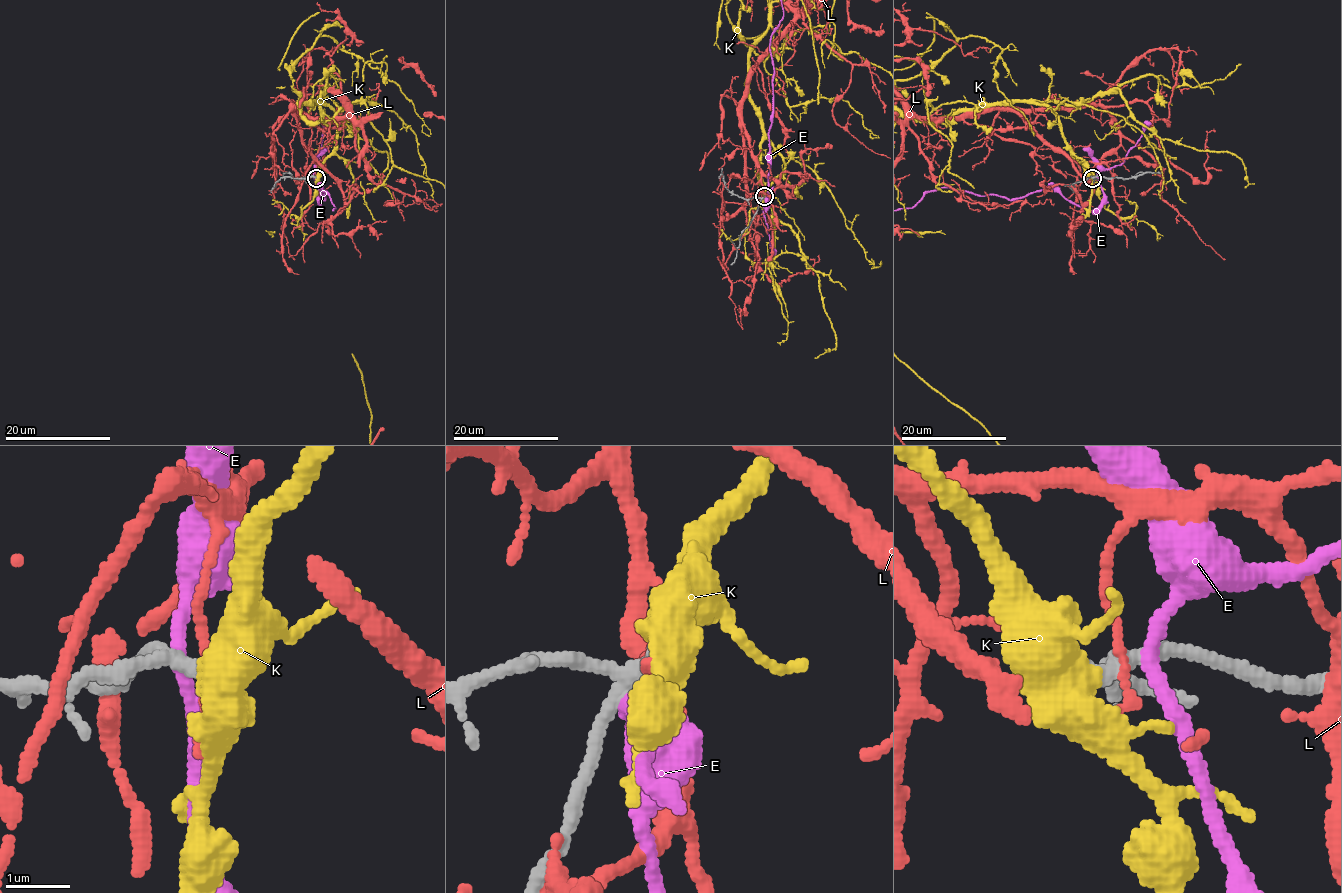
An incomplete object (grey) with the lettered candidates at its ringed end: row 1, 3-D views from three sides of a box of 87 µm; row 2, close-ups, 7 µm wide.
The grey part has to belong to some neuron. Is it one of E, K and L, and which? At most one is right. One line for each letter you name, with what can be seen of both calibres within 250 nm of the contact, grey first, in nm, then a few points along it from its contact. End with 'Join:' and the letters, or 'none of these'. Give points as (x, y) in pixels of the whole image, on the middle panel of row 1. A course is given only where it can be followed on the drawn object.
K: 200/480 nm
Join: K

